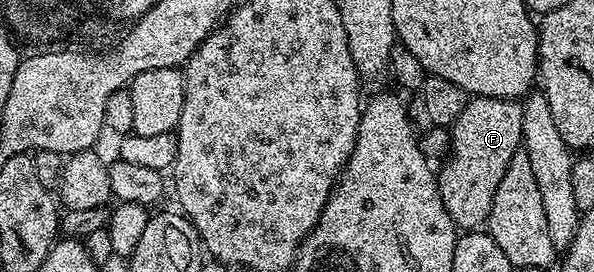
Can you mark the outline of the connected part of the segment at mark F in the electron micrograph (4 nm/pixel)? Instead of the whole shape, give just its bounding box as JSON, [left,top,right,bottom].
[437,96,523,231]

